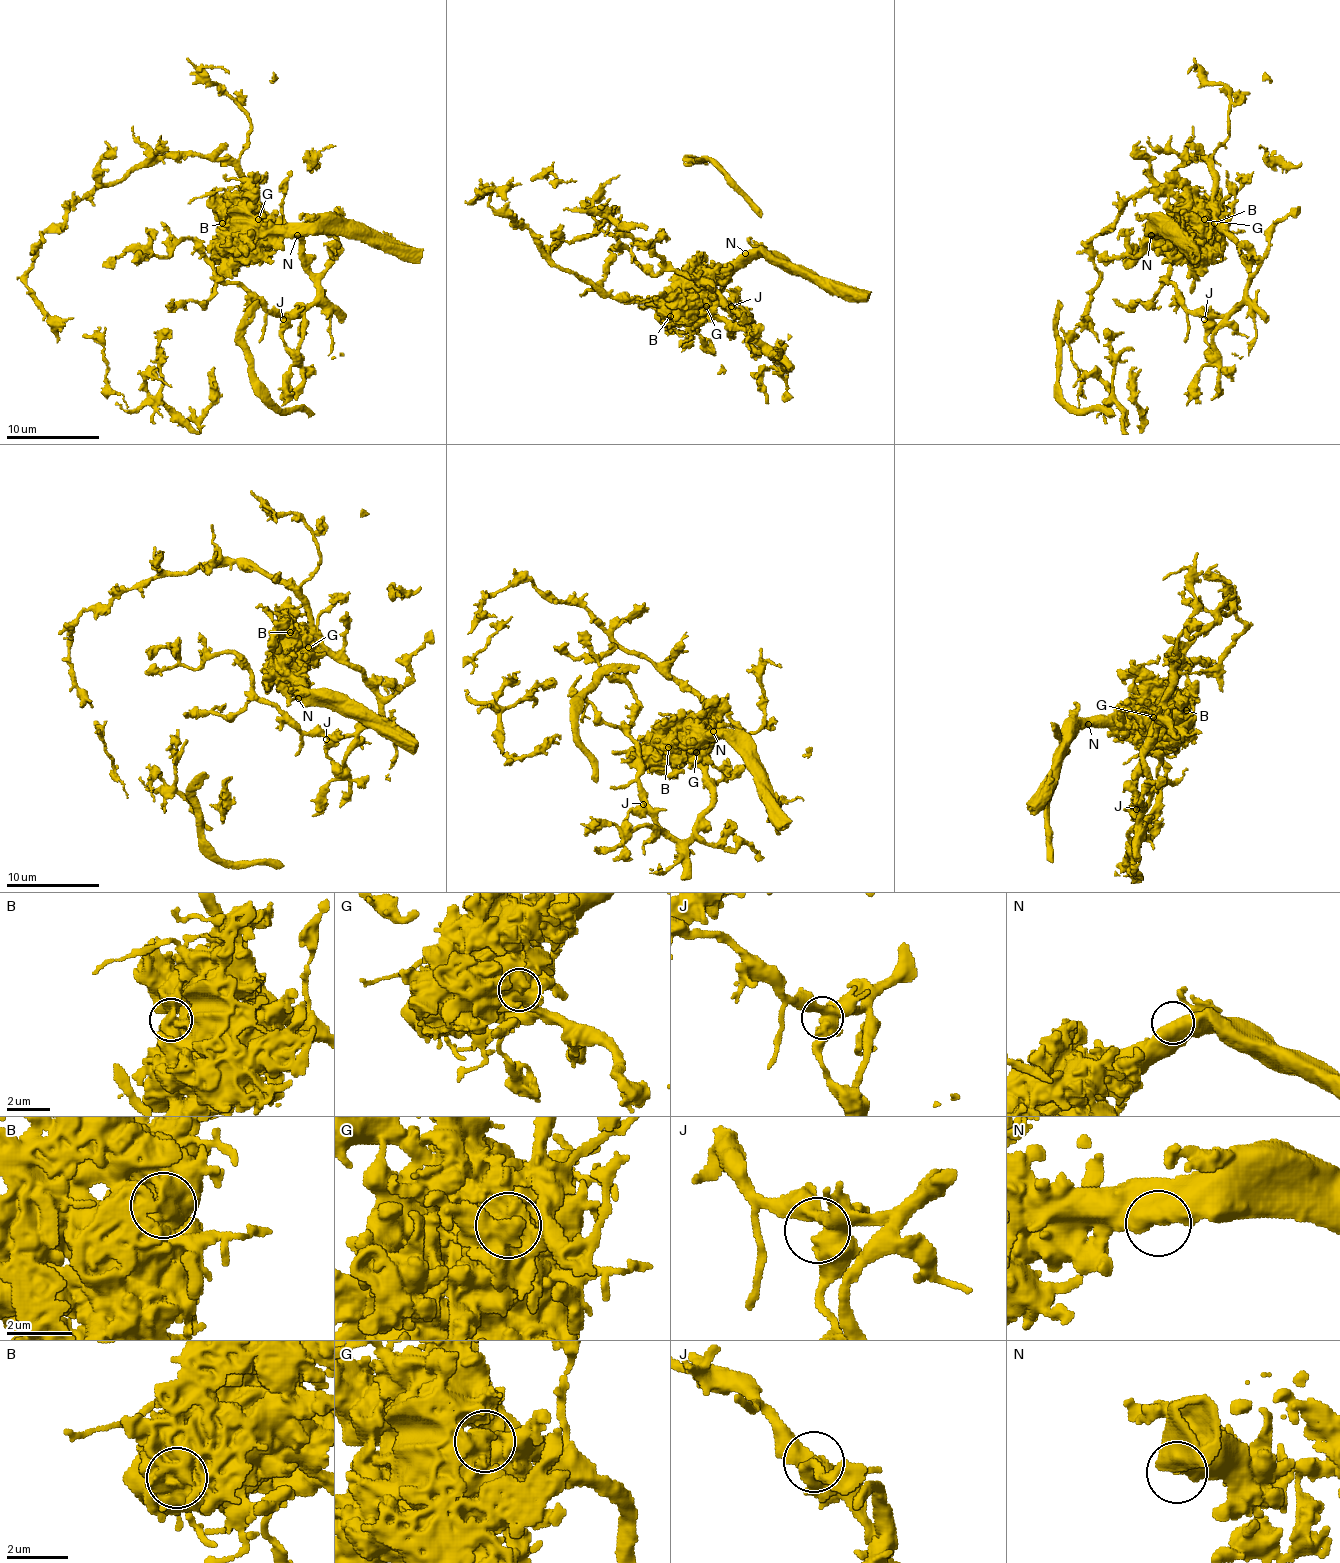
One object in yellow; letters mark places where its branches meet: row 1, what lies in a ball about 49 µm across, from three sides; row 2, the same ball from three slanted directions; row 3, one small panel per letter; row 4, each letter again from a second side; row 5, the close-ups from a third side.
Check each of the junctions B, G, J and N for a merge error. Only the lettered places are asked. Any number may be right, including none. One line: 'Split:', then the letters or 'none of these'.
Split: G

